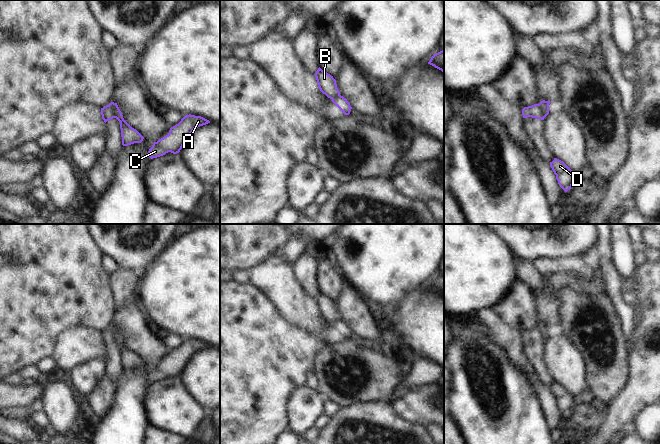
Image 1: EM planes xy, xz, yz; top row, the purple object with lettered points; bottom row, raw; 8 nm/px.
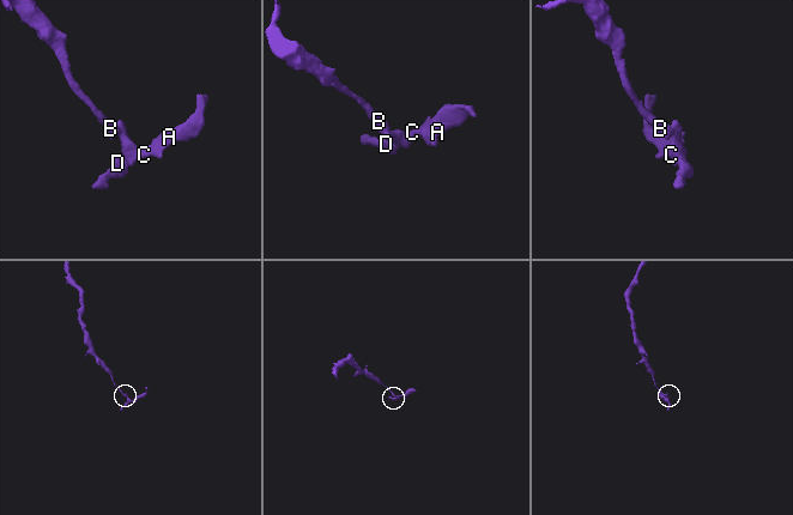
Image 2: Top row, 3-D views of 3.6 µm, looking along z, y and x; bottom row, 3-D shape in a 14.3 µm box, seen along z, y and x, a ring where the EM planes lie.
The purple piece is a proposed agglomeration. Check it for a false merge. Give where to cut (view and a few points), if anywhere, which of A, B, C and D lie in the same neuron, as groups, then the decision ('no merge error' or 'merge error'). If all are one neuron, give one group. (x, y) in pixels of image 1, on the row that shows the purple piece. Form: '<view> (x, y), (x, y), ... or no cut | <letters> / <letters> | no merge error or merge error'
xy (108, 105), (114, 109), (116, 117) | A C D / B | merge error

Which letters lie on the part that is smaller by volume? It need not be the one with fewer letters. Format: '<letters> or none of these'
A, C, D

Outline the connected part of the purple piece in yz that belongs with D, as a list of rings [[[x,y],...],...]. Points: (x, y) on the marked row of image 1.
[[[554,158],[550,162],[550,167],[552,168],[559,186],[567,192],[571,189],[573,182],[576,180],[576,177],[572,170],[561,160]]]

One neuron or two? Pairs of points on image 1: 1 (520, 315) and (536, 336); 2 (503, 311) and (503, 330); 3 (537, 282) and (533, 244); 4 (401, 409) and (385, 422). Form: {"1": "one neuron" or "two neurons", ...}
{"1": "two neurons", "2": "two neurons", "3": "two neurons", "4": "two neurons"}

